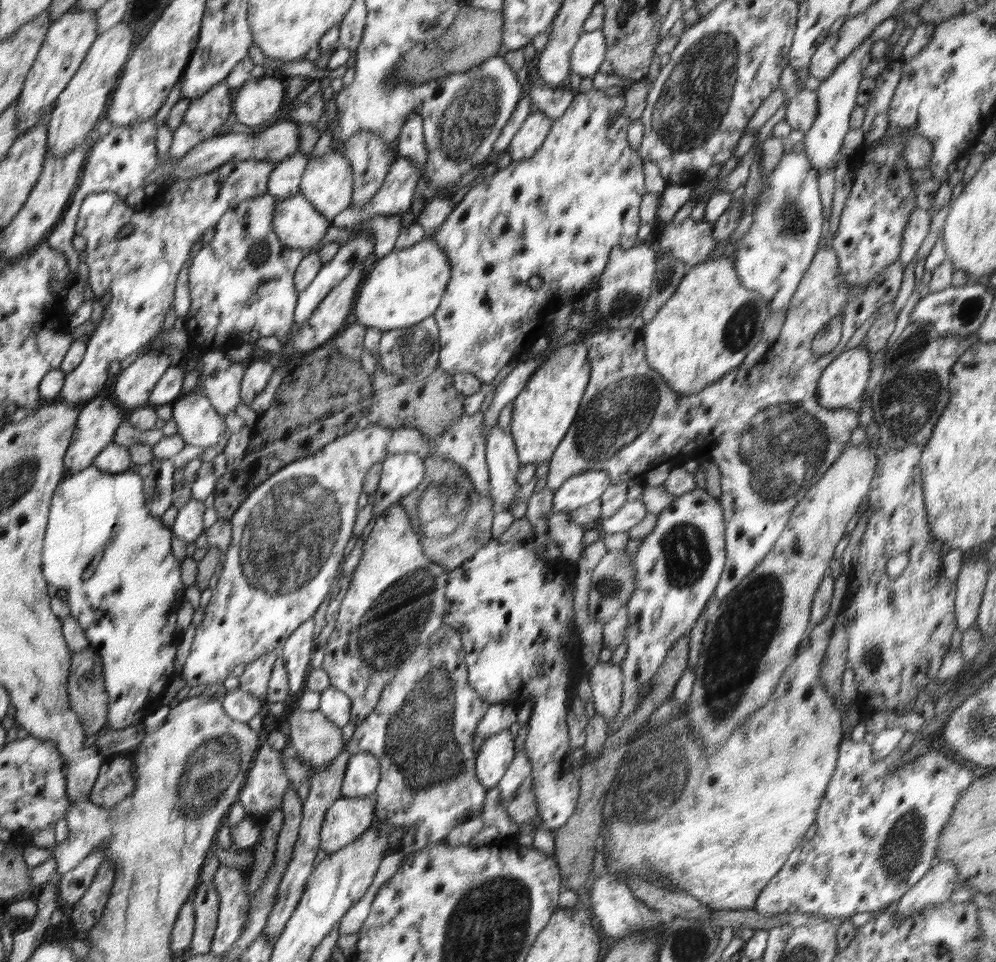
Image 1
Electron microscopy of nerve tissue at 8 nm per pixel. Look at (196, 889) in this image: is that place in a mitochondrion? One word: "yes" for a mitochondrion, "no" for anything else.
no

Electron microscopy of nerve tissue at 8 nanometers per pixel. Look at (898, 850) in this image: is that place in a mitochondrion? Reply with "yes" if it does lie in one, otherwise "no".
yes

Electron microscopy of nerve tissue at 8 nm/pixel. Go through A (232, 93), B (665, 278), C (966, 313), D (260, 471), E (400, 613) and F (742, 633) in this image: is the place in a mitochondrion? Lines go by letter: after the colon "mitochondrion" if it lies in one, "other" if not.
A: other
B: mitochondrion
C: mitochondrion
D: mitochondrion
E: mitochondrion
F: mitochondrion

